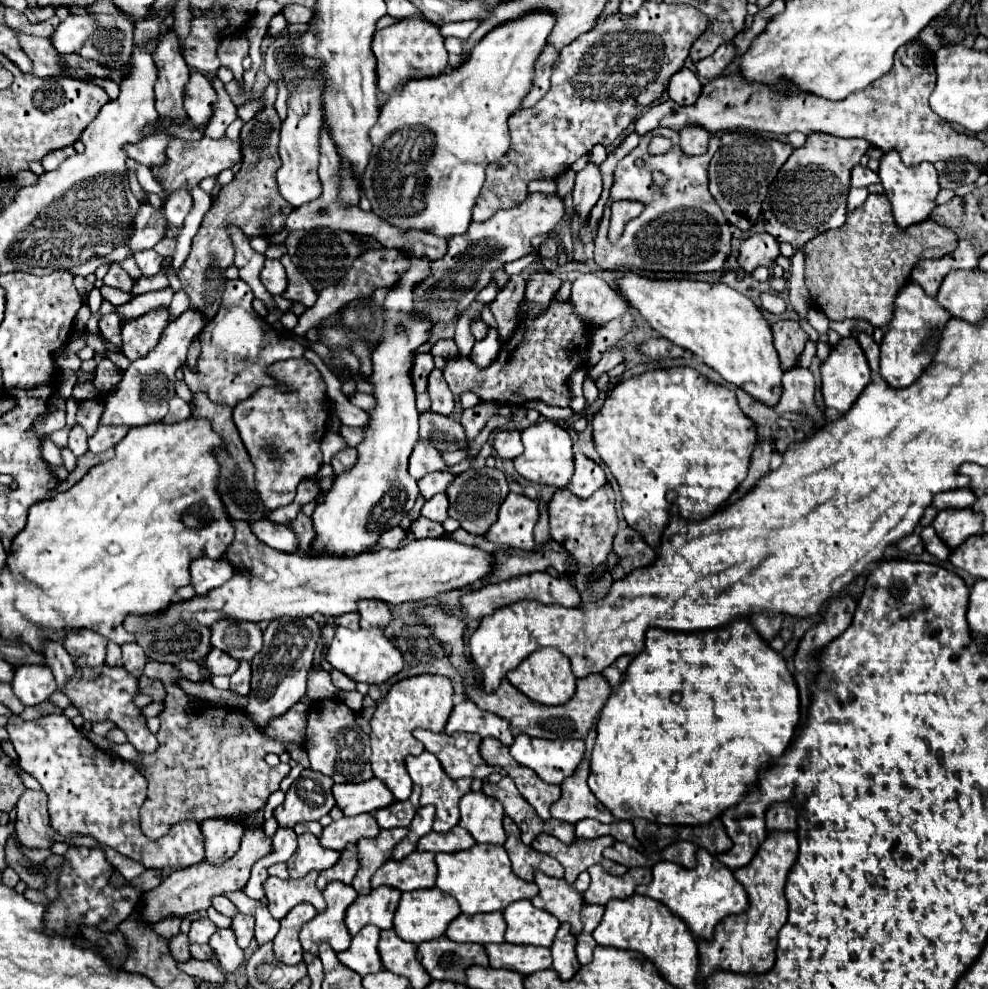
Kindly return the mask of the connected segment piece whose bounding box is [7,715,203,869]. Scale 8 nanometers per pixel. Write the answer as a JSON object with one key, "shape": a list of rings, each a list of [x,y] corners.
{"shape":[[[47,715],[35,721],[23,721],[21,717],[11,717],[7,725],[11,743],[19,753],[19,765],[31,777],[35,777],[41,789],[49,797],[49,815],[51,827],[63,837],[73,835],[87,835],[93,837],[97,843],[107,845],[121,855],[139,861],[145,869],[165,869],[165,867],[189,867],[203,861],[203,835],[199,823],[183,821],[169,829],[169,833],[157,841],[149,841],[141,827],[139,827],[139,807],[145,801],[147,781],[145,777],[127,761],[111,759],[111,755],[97,745],[93,745],[81,731],[77,731],[65,715]]]}

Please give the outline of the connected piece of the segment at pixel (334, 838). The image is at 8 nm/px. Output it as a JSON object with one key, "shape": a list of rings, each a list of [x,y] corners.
{"shape":[[[355,815],[355,817],[341,817],[339,821],[331,821],[321,837],[319,843],[325,849],[343,851],[347,843],[357,843],[363,837],[377,837],[379,825],[373,815]]]}

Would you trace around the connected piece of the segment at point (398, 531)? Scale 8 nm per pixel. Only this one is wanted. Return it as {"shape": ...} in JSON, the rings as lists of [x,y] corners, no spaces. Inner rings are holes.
{"shape":[[[395,527],[391,531],[385,531],[381,537],[379,537],[379,543],[371,549],[371,551],[379,551],[379,549],[397,549],[403,545],[403,539],[405,539],[405,531],[401,527]]]}

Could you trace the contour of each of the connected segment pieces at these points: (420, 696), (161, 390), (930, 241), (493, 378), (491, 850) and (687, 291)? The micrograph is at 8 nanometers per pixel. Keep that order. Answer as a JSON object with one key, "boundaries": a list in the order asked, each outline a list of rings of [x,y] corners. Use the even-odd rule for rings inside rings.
{"boundaries":[[[[417,675],[397,681],[389,693],[379,701],[371,719],[371,767],[377,779],[381,779],[397,801],[405,801],[411,795],[413,781],[405,769],[407,755],[421,755],[423,743],[413,737],[413,729],[423,727],[433,733],[441,733],[453,709],[453,685],[441,675]]],[[[187,309],[179,319],[171,321],[159,339],[159,345],[143,359],[137,359],[129,365],[123,373],[123,381],[119,387],[107,395],[105,399],[105,413],[101,417],[103,425],[127,425],[127,427],[141,427],[149,423],[159,423],[167,415],[167,403],[175,395],[175,371],[185,363],[187,349],[195,335],[201,333],[205,327],[203,315],[195,309]]],[[[869,195],[861,207],[849,213],[843,227],[817,235],[801,249],[805,255],[805,285],[809,289],[813,305],[821,309],[829,317],[829,321],[843,321],[853,317],[865,319],[875,327],[883,327],[889,325],[893,315],[893,299],[899,293],[899,287],[903,287],[903,283],[909,279],[911,269],[917,265],[917,261],[945,257],[955,247],[957,235],[953,229],[937,225],[933,219],[925,219],[923,223],[901,229],[893,221],[889,199],[885,195]]],[[[555,299],[547,311],[533,319],[529,317],[527,303],[521,305],[523,321],[515,335],[505,341],[497,359],[487,369],[475,367],[467,357],[455,357],[447,361],[443,371],[449,389],[455,395],[473,391],[481,401],[499,401],[503,405],[523,405],[525,401],[537,399],[547,405],[569,405],[567,377],[581,365],[587,365],[587,347],[589,347],[589,325],[585,325],[575,313],[571,303],[557,303]]],[[[475,845],[467,851],[457,853],[439,853],[435,855],[439,875],[437,875],[437,887],[449,895],[453,895],[459,901],[459,907],[467,915],[475,913],[491,913],[491,911],[503,911],[509,903],[519,899],[533,899],[539,889],[535,883],[527,883],[519,879],[511,871],[511,863],[507,857],[507,851],[501,845]]],[[[621,273],[619,291],[649,321],[649,325],[675,345],[689,349],[725,381],[741,387],[757,401],[775,407],[781,397],[781,361],[773,347],[771,327],[761,309],[725,283],[701,283],[687,279],[645,279],[635,273]]]]}

